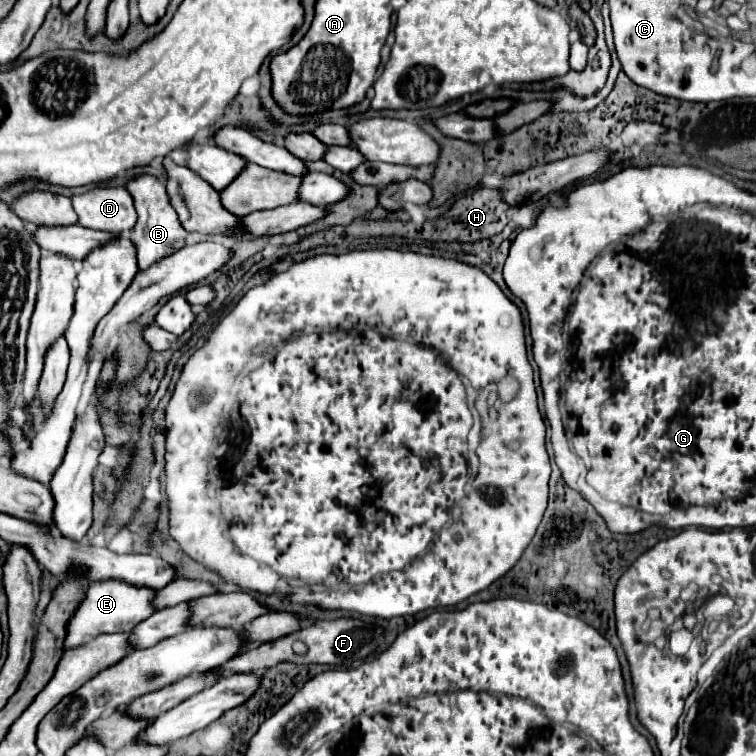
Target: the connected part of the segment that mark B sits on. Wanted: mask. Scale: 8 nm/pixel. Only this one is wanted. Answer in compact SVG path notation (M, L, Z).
M142 174L134 180L130 180L126 190L132 194L134 206L136 206L136 212L138 212L138 222L132 228L132 232L128 232L128 238L132 240L132 244L136 248L138 272L142 272L142 270L148 270L152 264L160 262L162 258L172 256L174 252L184 248L186 242L188 242L188 232L182 228L182 224L178 220L178 214L170 204L164 182L160 182L154 176Z

